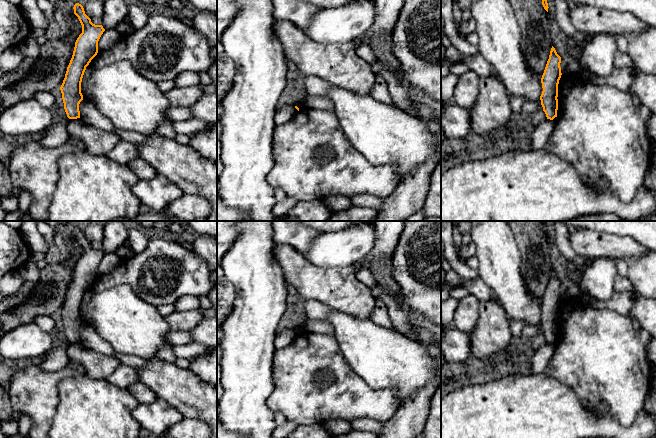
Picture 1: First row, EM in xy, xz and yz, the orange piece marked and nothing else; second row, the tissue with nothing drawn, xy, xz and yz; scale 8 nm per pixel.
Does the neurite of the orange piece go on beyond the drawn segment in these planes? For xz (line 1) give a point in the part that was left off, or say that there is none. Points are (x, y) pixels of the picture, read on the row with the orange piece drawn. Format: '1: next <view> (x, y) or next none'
1: next none

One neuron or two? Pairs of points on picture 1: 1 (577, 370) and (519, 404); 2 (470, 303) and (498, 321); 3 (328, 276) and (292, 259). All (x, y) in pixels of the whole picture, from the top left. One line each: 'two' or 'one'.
1: two
2: two
3: one

